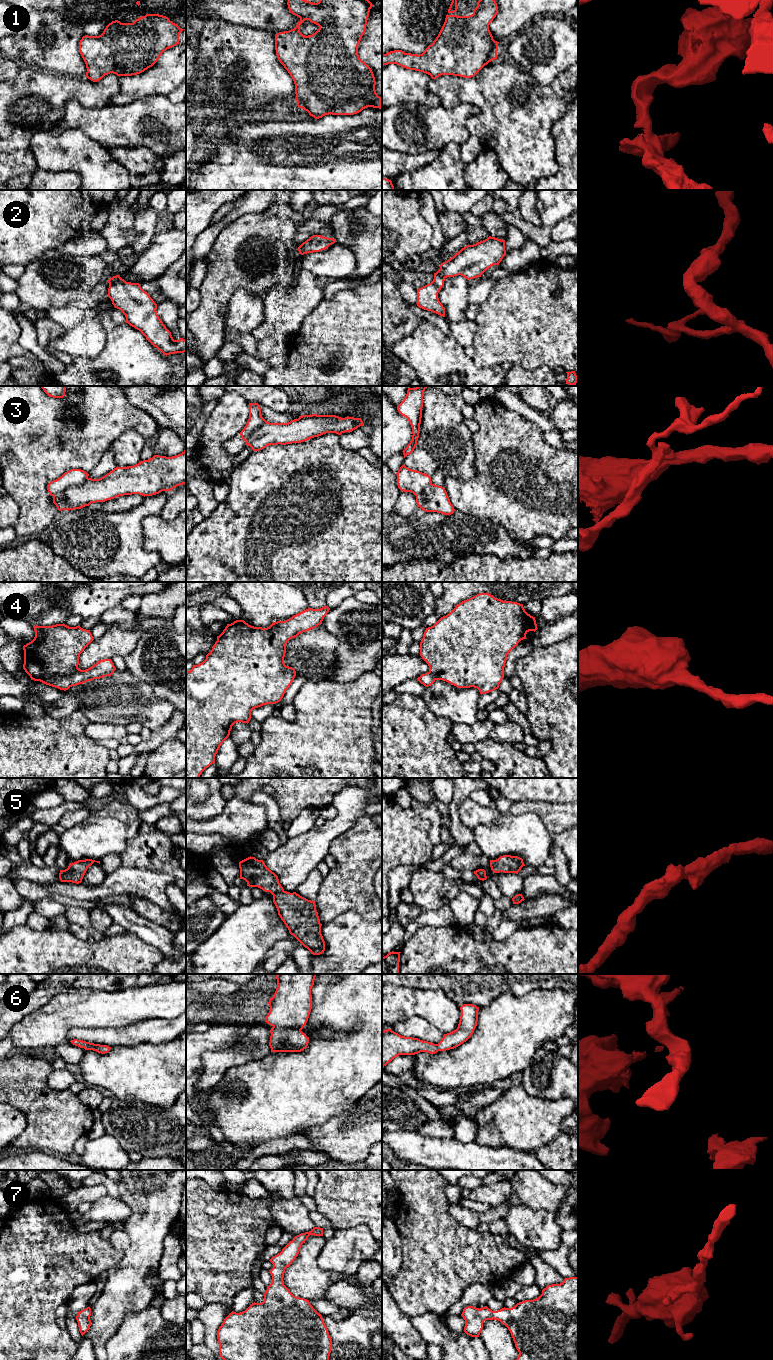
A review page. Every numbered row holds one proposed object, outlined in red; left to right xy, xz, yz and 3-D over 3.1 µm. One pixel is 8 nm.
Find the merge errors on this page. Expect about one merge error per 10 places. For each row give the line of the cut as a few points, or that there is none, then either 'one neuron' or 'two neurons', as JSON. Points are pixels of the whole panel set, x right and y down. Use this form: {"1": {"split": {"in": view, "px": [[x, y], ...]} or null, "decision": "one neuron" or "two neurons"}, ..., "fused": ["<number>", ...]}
{"1": {"split": null, "decision": "one neuron"}, "2": {"split": null, "decision": "one neuron"}, "3": {"split": {"in": "xy", "px": [[88, 478], [80, 484], [66, 487], [53, 496]]}, "decision": "two neurons"}, "4": {"split": null, "decision": "one neuron"}, "5": {"split": null, "decision": "one neuron"}, "6": {"split": null, "decision": "one neuron"}, "7": {"split": null, "decision": "one neuron"}, "fused": ["3"]}

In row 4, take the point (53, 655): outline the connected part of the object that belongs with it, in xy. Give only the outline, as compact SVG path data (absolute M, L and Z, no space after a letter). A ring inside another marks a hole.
M64 623L52 626L36 625L33 628L35 631L34 639L23 646L23 669L31 680L40 681L66 691L72 686L111 676L116 670L111 659L100 660L86 670L78 668L80 654L94 640L90 630L83 629L80 626L69 627Z

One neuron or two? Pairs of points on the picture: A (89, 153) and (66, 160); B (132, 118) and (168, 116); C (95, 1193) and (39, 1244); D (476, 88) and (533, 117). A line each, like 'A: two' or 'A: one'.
A: one
B: one
C: two
D: one

